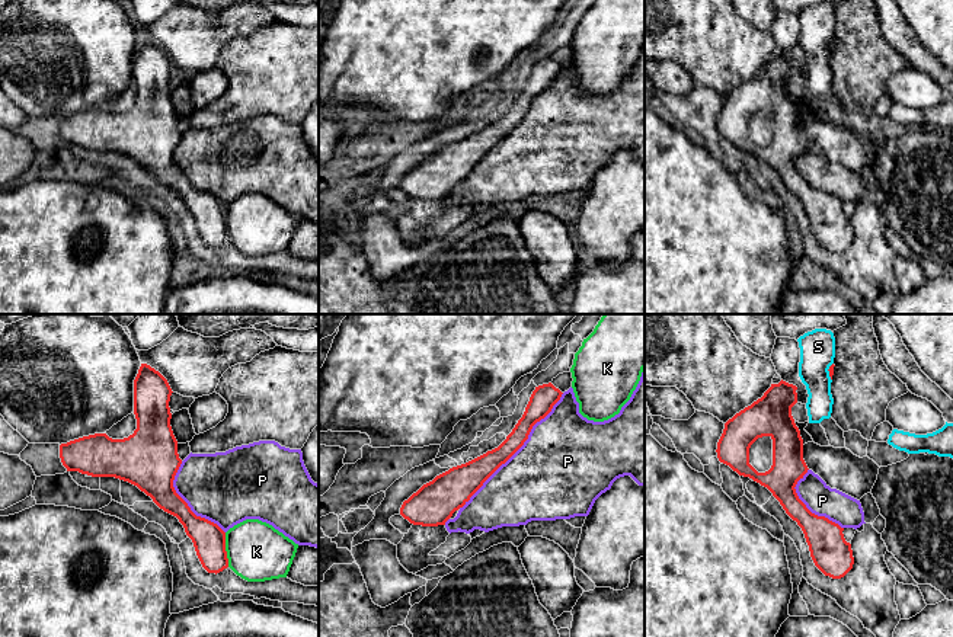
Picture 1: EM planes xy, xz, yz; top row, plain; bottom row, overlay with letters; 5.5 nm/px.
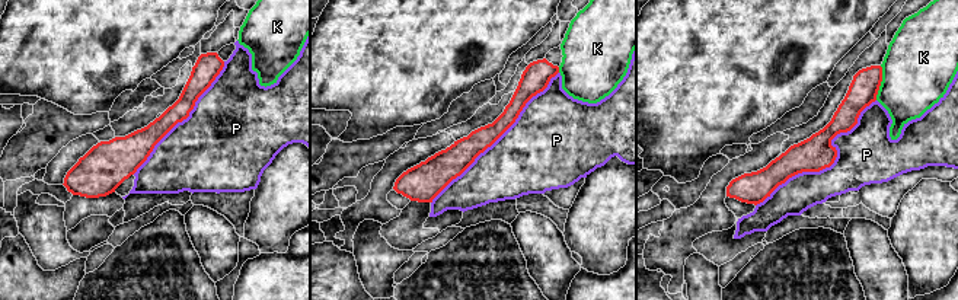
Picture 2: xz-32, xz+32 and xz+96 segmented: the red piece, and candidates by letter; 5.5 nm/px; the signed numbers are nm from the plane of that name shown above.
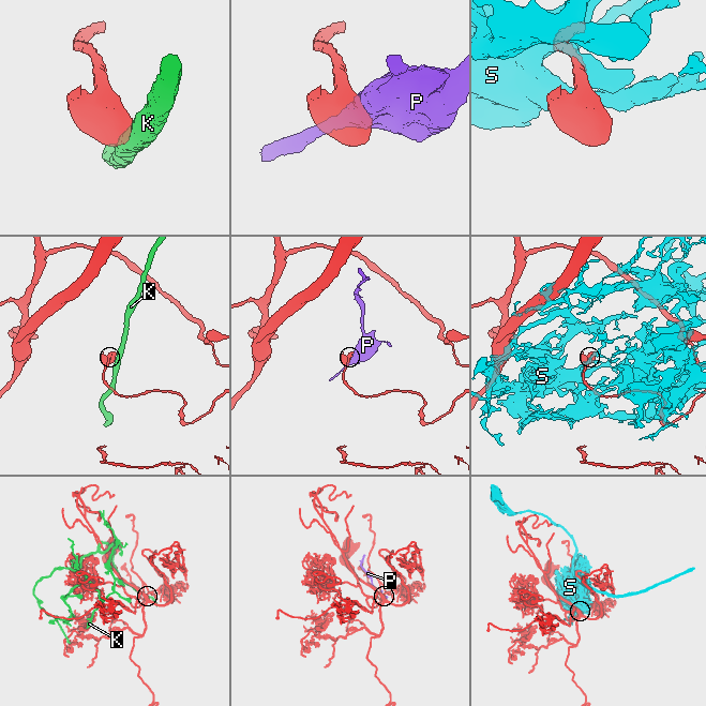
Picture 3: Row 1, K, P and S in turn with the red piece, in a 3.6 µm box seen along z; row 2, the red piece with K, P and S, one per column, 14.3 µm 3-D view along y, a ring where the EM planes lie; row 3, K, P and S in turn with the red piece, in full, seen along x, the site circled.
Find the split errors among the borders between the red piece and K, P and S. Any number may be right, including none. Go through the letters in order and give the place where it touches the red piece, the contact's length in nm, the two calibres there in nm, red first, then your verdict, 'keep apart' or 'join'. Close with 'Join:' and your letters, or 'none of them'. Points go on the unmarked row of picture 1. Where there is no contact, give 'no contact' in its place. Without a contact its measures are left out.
K: xy (224, 224) | 190 nm | 180/320 nm | keep apart
P: xz (515, 125) | 850 nm | 140/480 nm | keep apart
S: yz (828, 44) | 100 nm | 30/190 nm | keep apart
Join: none of them

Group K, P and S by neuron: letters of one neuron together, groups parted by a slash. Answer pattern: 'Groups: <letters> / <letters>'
Groups: K / P / S

